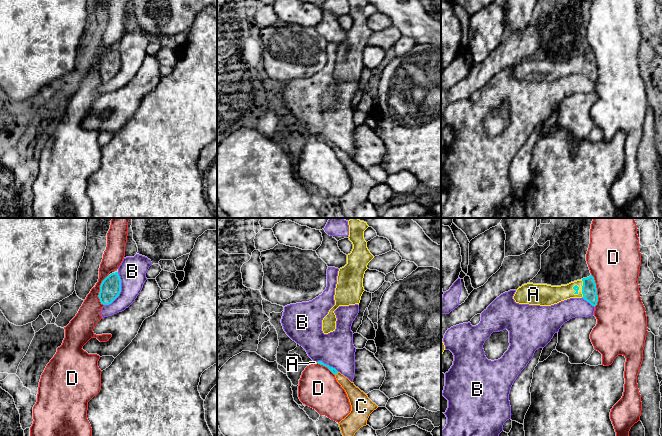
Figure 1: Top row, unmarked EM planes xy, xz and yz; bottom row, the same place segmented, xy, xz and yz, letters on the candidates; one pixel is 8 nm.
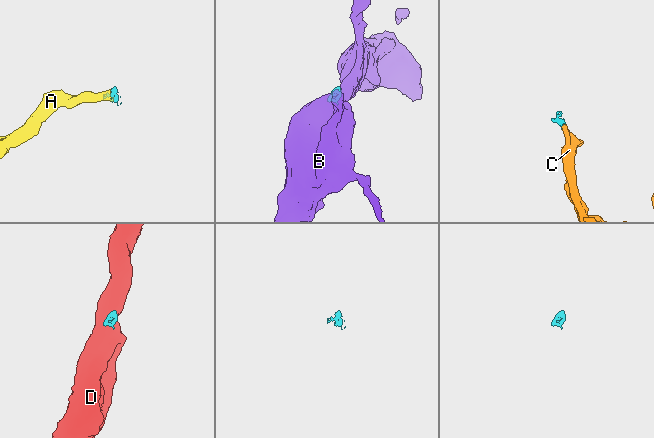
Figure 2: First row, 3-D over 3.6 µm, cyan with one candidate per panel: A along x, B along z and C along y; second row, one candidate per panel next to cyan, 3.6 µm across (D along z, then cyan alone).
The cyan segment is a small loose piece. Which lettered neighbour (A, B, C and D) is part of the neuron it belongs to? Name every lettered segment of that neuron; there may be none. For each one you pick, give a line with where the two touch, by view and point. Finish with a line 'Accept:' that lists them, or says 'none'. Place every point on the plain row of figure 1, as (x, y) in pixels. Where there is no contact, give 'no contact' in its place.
A: contact yz (582, 64)
C: contact xz (336, 149)
Accept: A, C

